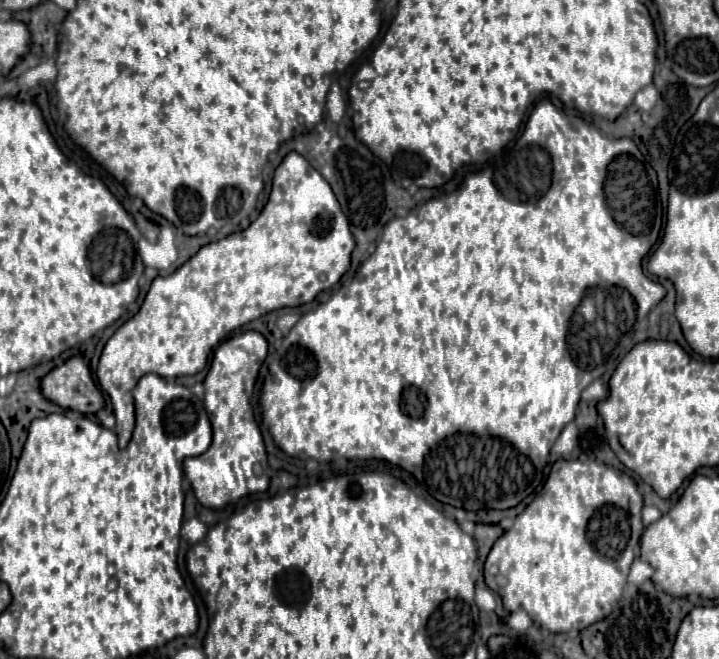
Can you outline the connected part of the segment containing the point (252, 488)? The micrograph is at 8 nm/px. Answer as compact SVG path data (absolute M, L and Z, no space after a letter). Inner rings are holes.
M260 332L236 334L224 340L214 352L204 380L204 404L212 422L214 440L204 454L184 460L184 472L194 488L194 494L206 508L224 508L228 504L236 504L248 494L268 490L270 476L266 468L266 448L252 408L254 386L266 354L268 342Z

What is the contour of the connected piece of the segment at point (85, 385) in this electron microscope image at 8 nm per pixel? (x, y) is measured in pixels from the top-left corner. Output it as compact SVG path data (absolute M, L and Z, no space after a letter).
M74 356L42 378L42 394L66 410L96 414L104 408L104 394L96 386L88 364Z

